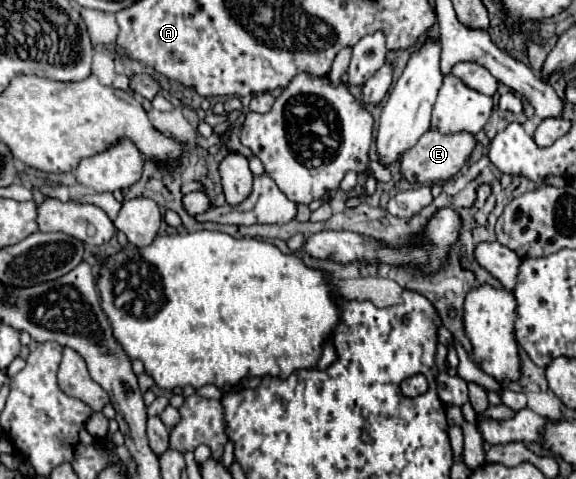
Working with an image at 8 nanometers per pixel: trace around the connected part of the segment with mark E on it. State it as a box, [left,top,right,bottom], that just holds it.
[401,130,475,182]

